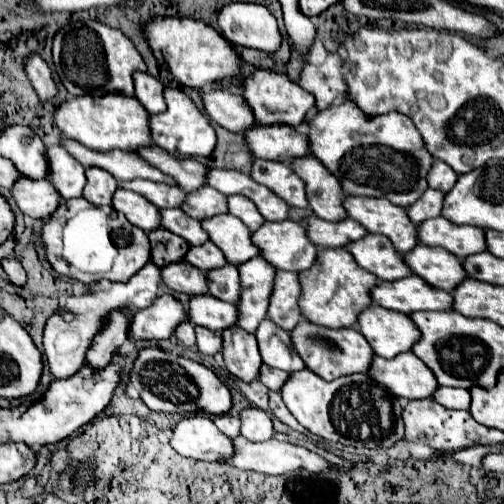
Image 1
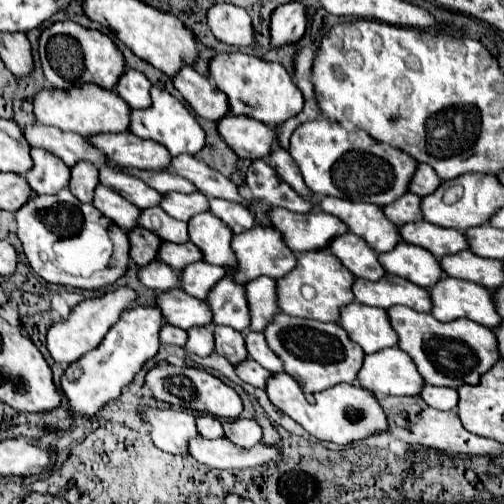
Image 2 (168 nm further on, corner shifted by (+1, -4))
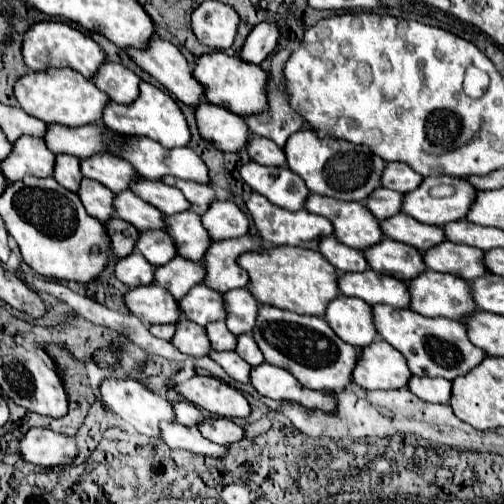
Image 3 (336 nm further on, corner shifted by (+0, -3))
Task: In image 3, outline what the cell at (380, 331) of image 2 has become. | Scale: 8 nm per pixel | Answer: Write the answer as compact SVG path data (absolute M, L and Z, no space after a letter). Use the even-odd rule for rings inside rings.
M337 296L329 302L323 320L343 342L349 342L351 346L363 348L377 338L371 306L361 298Z

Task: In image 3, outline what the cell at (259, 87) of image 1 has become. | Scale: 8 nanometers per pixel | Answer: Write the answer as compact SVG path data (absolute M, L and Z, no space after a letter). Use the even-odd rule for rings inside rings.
M211 52L211 54L203 54L197 58L193 78L199 80L199 84L203 84L205 100L211 104L225 106L227 110L231 110L239 116L249 116L245 110L257 110L257 112L265 110L267 72L255 64L247 64L247 62L239 60L237 56L227 56L225 52Z

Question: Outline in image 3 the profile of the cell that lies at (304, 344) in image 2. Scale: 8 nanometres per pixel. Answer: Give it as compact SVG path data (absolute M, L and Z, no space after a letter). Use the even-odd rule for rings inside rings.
M259 306L251 336L263 352L265 362L291 372L301 386L323 392L341 390L345 384L349 384L351 372L361 354L361 348L349 346L337 338L321 316L301 316L273 306Z

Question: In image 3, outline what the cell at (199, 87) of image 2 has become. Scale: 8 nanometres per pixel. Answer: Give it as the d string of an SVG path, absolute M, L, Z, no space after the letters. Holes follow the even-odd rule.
M155 36L147 48L125 48L125 52L143 72L149 72L183 104L197 106L203 100L203 86L191 76L187 60L169 40Z

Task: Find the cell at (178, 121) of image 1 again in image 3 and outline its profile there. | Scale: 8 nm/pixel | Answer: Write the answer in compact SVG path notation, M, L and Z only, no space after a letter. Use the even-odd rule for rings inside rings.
M141 82L139 84L139 96L137 100L133 100L131 104L117 104L117 102L109 102L105 106L103 112L103 124L107 128L111 128L117 134L127 134L127 136L147 136L157 140L159 144L163 144L165 148L177 148L177 146L187 146L191 140L185 116L181 114L179 106L175 104L175 100L163 92L161 88Z

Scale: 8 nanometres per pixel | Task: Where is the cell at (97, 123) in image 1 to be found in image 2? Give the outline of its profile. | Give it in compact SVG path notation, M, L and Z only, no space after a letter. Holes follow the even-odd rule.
M82 85L80 89L76 87L70 91L42 89L34 97L34 115L38 123L54 125L62 131L74 131L82 137L94 137L96 133L124 133L128 131L130 113L130 105L122 101L116 91L108 91L98 85Z

